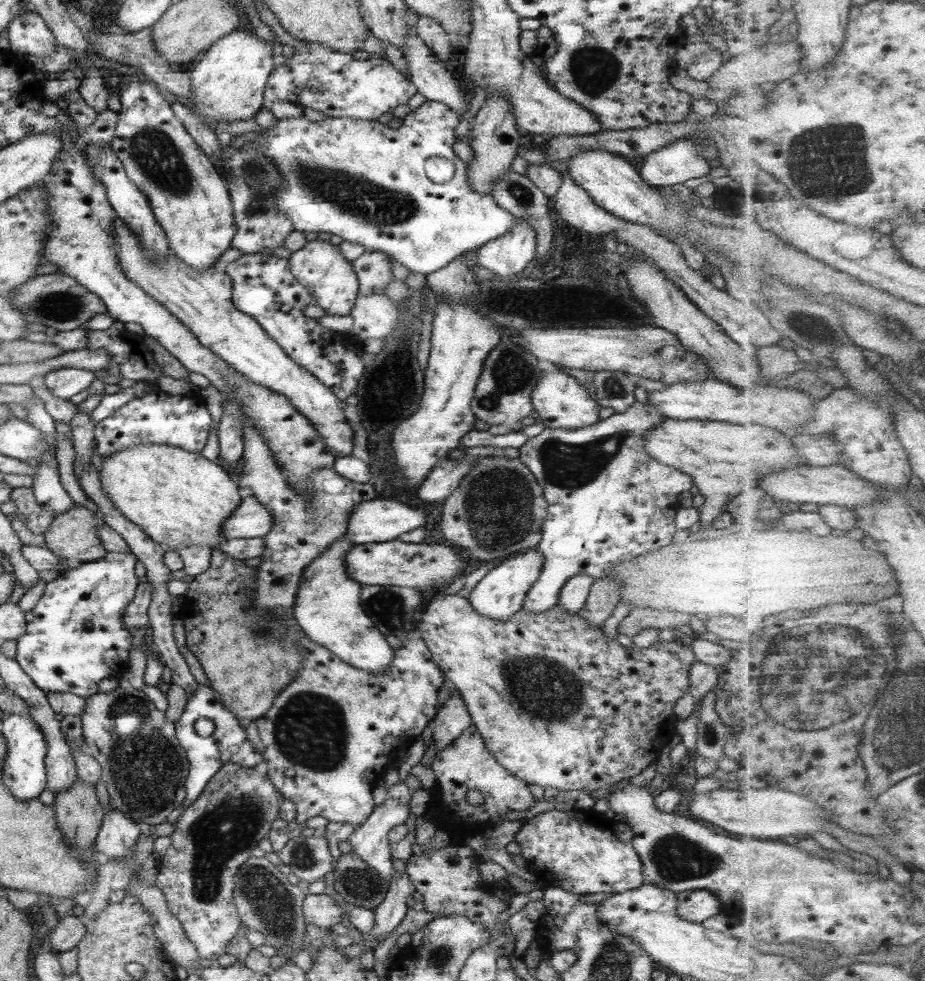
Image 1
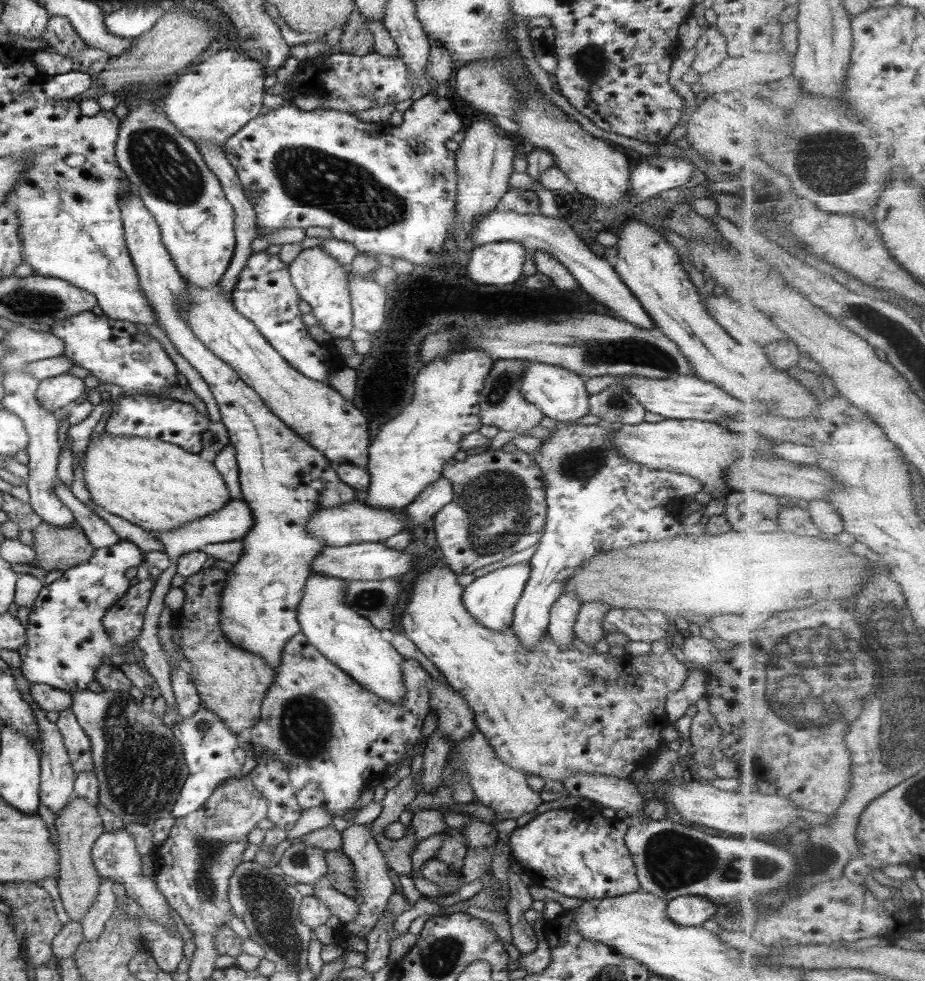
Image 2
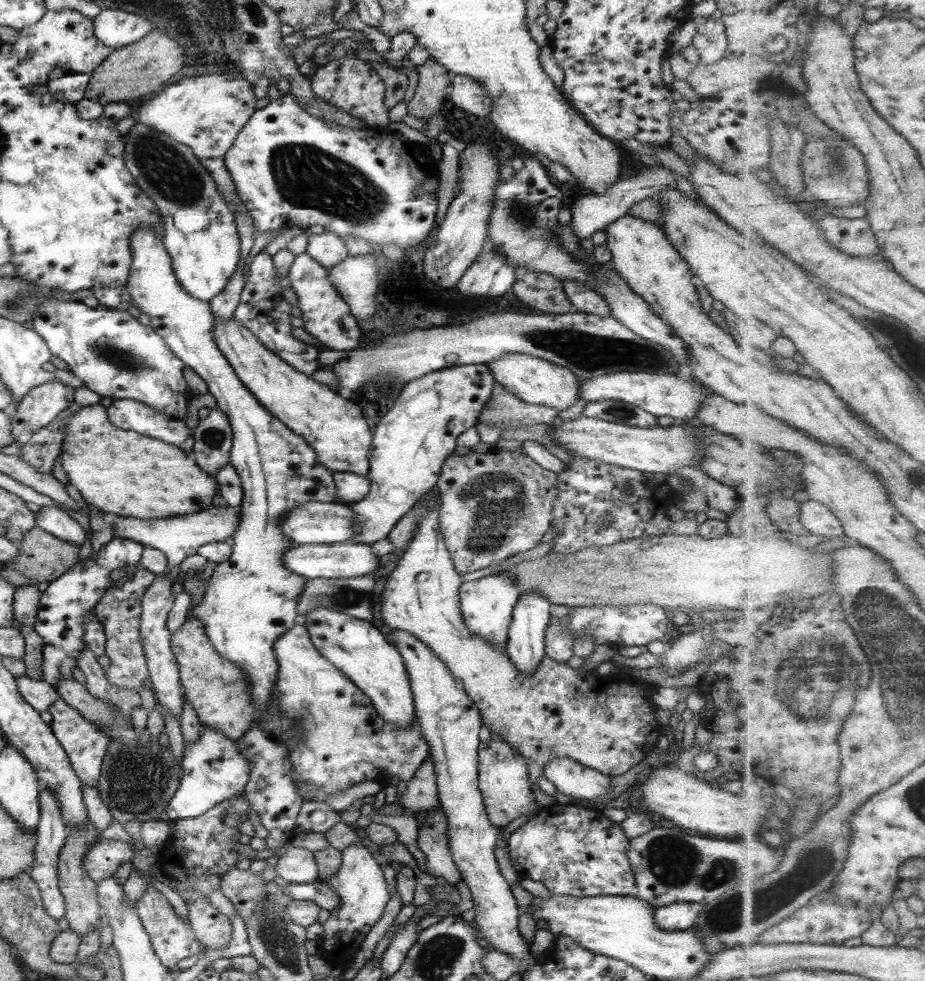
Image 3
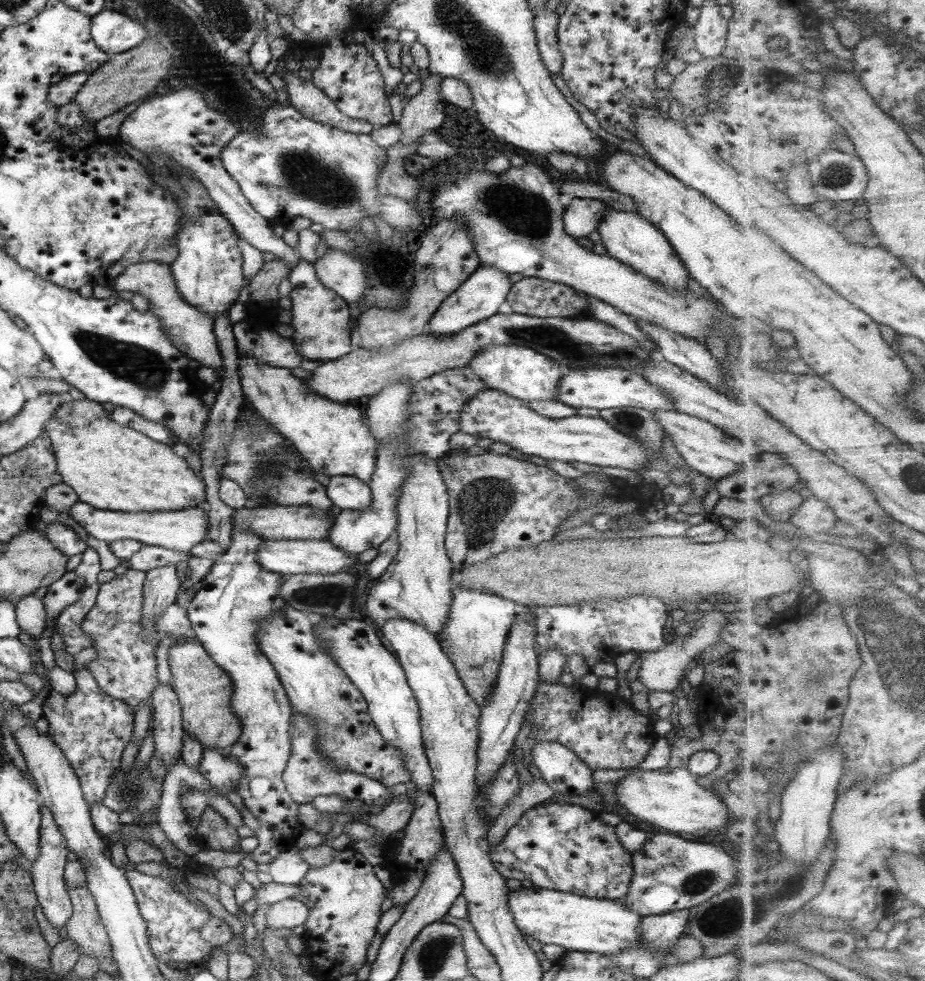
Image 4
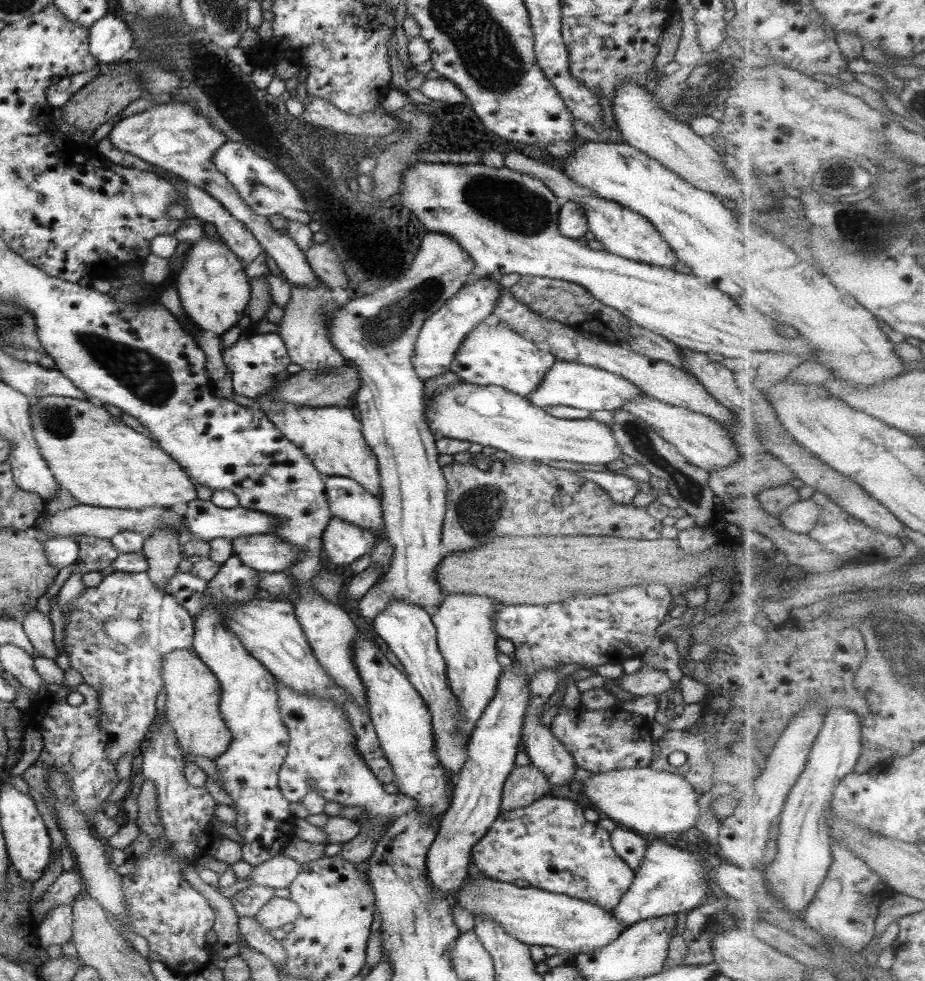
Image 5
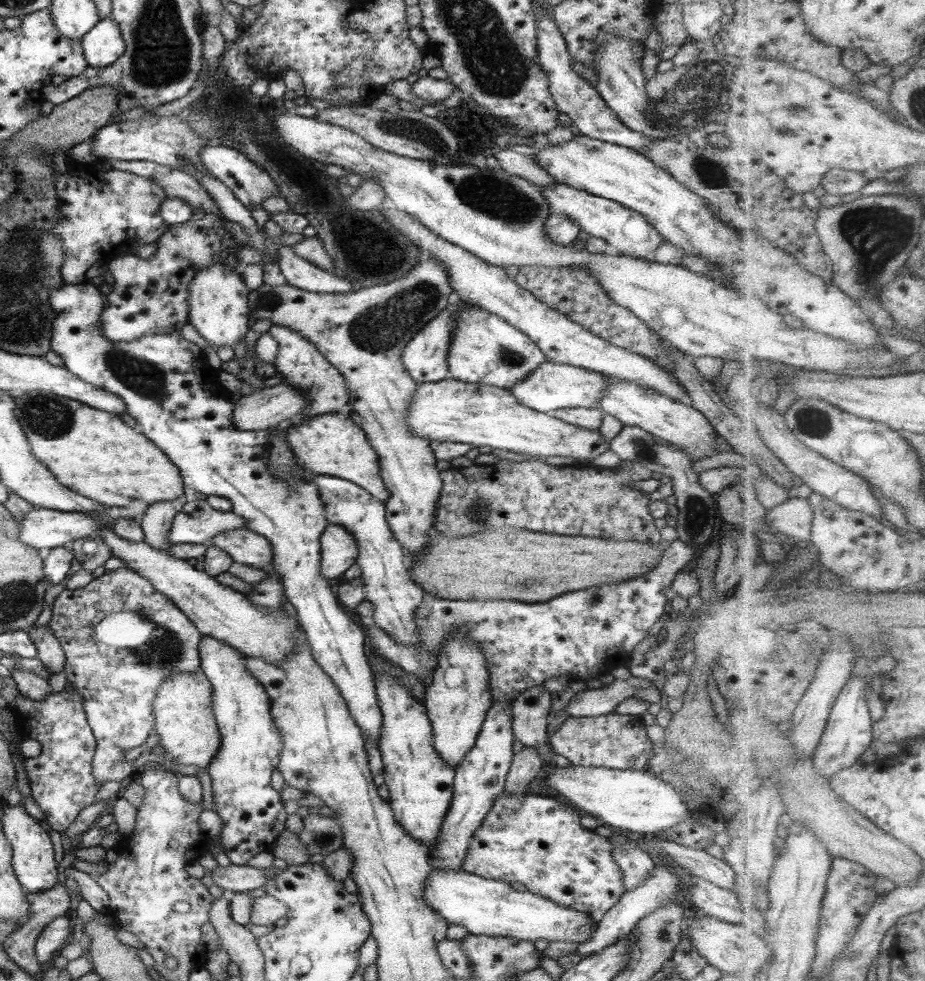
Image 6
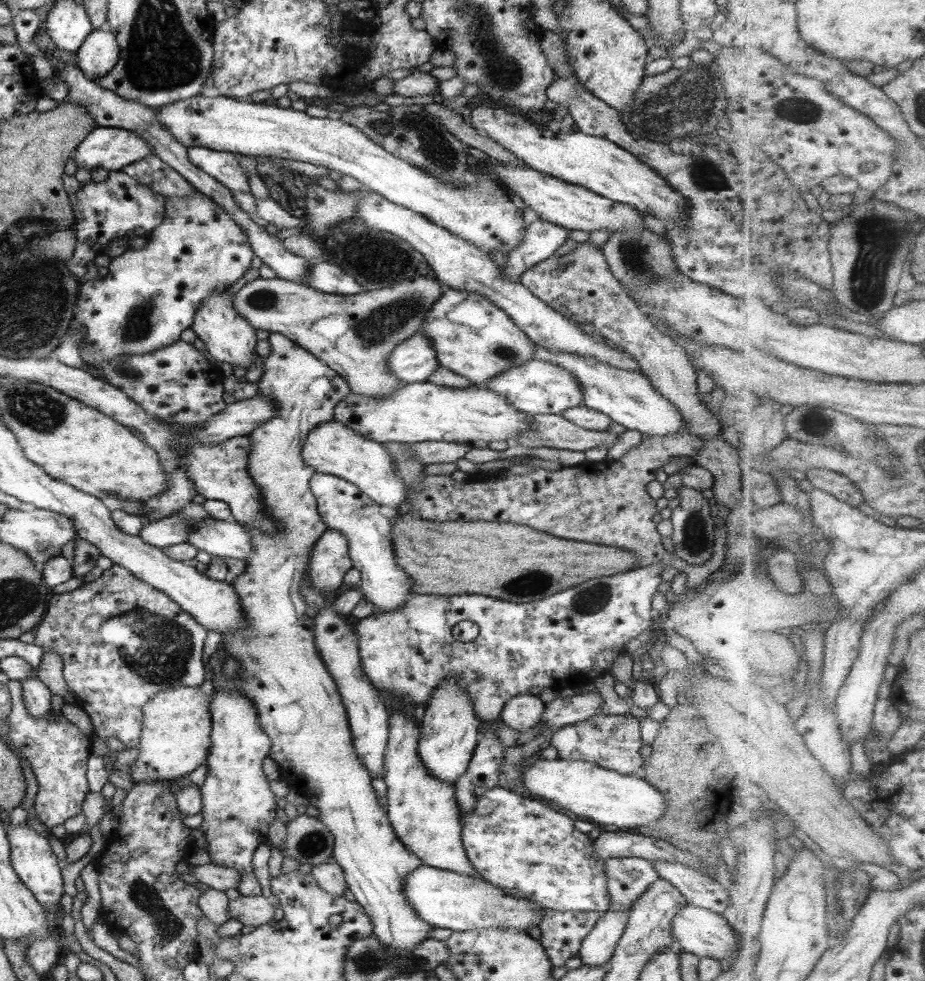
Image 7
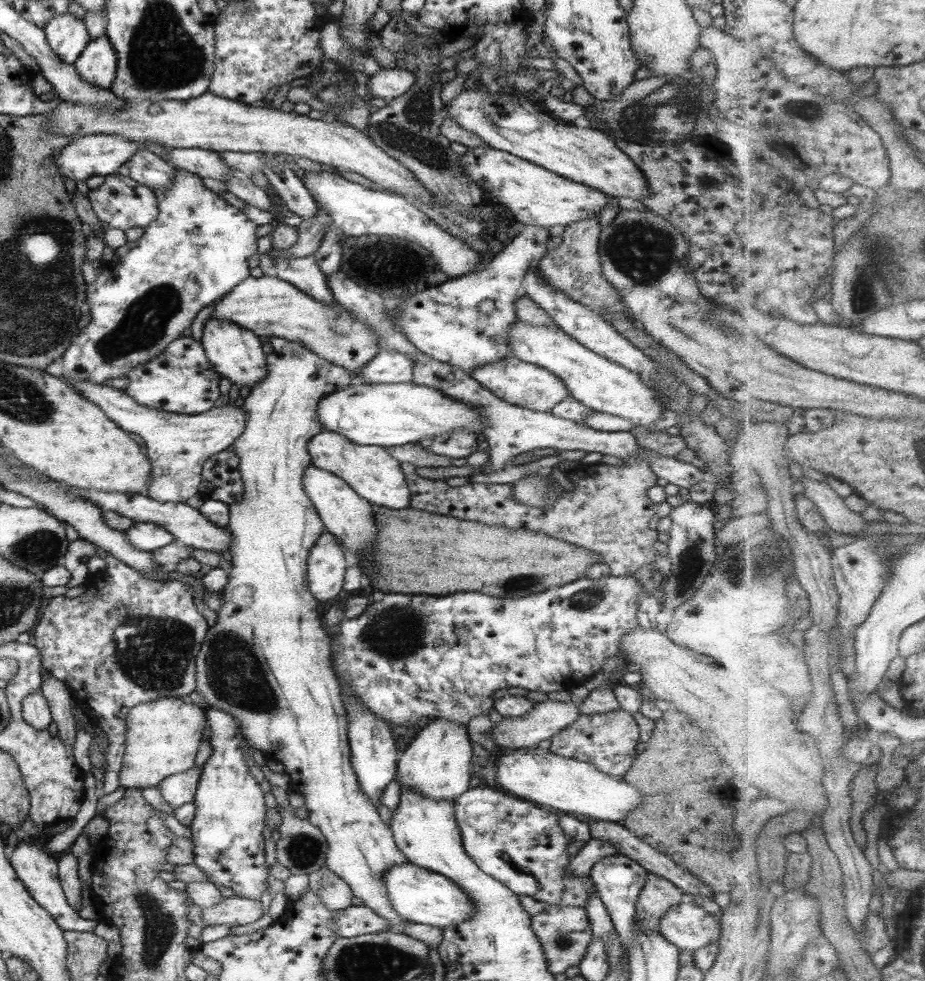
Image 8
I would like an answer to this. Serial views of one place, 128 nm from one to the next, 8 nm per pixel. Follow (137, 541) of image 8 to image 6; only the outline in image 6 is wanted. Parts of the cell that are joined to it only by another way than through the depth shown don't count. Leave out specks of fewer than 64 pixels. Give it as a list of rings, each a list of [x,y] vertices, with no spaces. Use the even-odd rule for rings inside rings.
[[[204,500],[186,502],[172,522],[168,532],[170,544],[209,544],[209,541],[222,532],[245,528],[245,522],[232,512],[213,510]]]

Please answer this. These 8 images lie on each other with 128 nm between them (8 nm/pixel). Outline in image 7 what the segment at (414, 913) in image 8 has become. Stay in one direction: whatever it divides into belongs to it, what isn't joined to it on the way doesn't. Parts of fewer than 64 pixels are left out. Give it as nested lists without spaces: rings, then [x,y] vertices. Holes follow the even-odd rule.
[[[422,865],[404,876],[404,896],[412,906],[412,910],[436,928],[449,928],[454,932],[468,933],[475,929],[492,929],[496,927],[510,927],[518,931],[530,932],[533,926],[540,926],[540,919],[544,917],[546,909],[540,904],[523,898],[516,898],[483,878],[472,878],[458,872],[442,870],[431,866]]]

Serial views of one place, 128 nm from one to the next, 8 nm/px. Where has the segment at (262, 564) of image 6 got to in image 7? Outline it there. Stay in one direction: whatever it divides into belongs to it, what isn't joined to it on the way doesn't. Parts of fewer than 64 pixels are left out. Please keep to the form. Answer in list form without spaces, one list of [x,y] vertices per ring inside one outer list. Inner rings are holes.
[[[206,518],[191,522],[187,543],[220,558],[236,558],[247,563],[253,547],[248,532],[233,520]]]

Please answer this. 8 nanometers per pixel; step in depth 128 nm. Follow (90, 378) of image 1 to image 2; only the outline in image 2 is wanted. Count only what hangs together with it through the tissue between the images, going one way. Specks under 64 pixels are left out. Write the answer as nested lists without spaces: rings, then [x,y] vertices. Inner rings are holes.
[[[66,372],[60,376],[41,380],[35,397],[46,410],[53,413],[66,407],[67,404],[76,403],[85,388],[87,386],[84,379]]]

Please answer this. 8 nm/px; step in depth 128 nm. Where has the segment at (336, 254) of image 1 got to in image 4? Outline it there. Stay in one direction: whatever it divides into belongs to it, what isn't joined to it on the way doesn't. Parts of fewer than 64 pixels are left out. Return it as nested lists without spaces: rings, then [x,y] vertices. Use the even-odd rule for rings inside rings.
[[[300,258],[300,262],[288,274],[292,284],[290,300],[292,301],[292,319],[290,326],[294,328],[291,340],[296,352],[312,362],[328,362],[346,356],[353,348],[352,317],[348,304],[318,280],[316,268],[312,262]]]

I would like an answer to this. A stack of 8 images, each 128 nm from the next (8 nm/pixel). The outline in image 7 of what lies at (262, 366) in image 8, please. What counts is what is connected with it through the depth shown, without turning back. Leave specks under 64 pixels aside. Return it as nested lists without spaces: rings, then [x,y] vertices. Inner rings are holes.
[[[214,290],[210,296],[200,304],[200,308],[194,314],[190,328],[202,340],[206,350],[218,362],[228,362],[230,366],[242,366],[249,369],[254,364],[256,355],[256,329],[234,308],[234,297],[226,295],[224,290]]]

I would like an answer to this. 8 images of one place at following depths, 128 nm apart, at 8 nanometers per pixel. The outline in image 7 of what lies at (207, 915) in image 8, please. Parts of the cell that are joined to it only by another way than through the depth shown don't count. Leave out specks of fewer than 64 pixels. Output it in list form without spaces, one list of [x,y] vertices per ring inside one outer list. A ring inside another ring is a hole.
[[[261,894],[242,896],[228,903],[228,919],[236,918],[246,926],[260,926],[274,918],[274,899]]]

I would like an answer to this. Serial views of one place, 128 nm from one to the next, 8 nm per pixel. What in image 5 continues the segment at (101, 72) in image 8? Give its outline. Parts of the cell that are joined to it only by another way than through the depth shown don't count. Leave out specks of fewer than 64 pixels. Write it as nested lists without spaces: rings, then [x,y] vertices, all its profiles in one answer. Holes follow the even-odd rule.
[[[112,13],[92,24],[87,36],[89,54],[100,68],[120,62],[132,53],[132,31]]]

